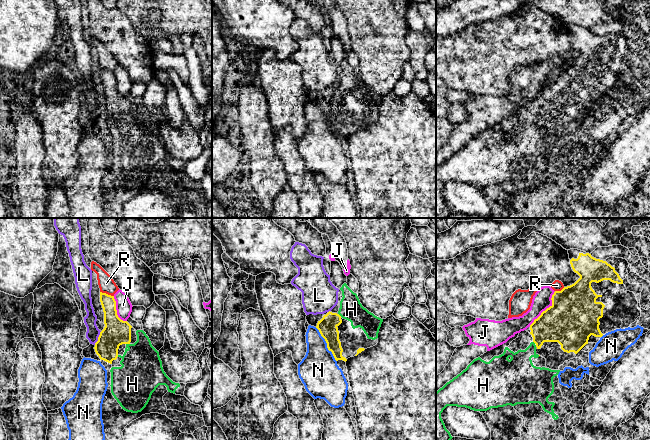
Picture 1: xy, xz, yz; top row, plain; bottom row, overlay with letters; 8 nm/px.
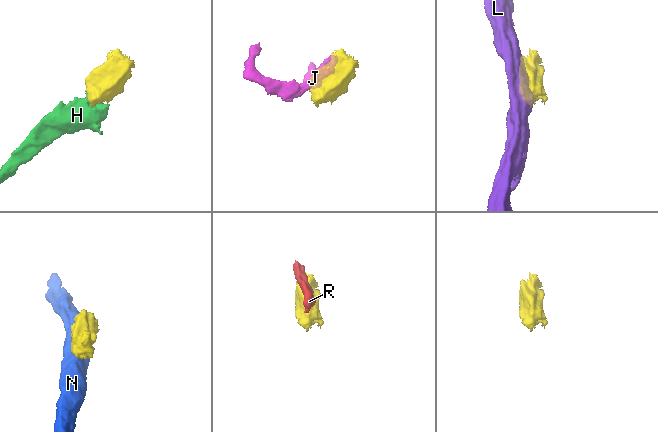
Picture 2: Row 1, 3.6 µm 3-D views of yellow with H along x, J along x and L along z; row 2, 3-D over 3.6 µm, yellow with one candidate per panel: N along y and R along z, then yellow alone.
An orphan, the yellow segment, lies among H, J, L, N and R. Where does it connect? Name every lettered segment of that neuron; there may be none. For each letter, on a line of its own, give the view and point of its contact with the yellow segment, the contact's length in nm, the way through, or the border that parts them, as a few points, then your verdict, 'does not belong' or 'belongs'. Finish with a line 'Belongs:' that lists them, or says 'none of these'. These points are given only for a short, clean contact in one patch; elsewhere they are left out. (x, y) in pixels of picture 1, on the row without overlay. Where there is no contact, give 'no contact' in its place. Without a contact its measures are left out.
H: contact xy (128, 119); length 30 nm; way xy (116, 108), (128, 119), (141, 133), (141, 147); belongs
J: contact yz (547, 84); length 360 nm; border yz (555, 67), (551, 74), (551, 80), (529, 102); does not belong
L: contact xy (98, 114); length 130 nm; border xy (101, 107), (98, 116), (94, 120); does not belong
N: contact xz (327, 120); length 320 nm; does not belong
R: contact xy (107, 70); length 120 nm; does not belong
Belongs: H

